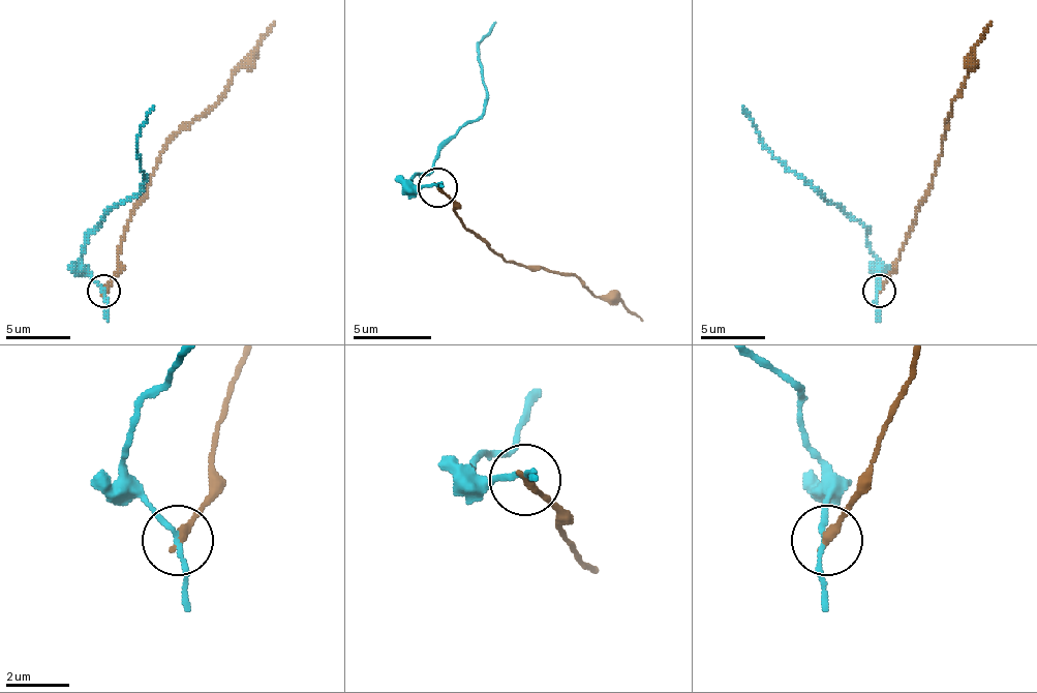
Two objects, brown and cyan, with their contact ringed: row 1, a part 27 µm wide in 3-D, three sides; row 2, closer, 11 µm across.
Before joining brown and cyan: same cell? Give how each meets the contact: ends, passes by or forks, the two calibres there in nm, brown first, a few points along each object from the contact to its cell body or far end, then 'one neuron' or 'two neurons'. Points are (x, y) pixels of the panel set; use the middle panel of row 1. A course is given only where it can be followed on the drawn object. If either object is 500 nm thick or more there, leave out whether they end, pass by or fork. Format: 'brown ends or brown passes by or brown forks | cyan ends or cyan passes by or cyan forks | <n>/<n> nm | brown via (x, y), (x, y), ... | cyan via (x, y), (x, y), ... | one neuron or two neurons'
brown ends | cyan passes by | 280/130 nm | brown via (438, 188), (454, 204), (462, 223), (505, 263), (572, 274), (591, 294), (614, 298), (642, 321) | cyan via (438, 188), (410, 184), (485, 106), (478, 47), (497, 23) | two neurons

